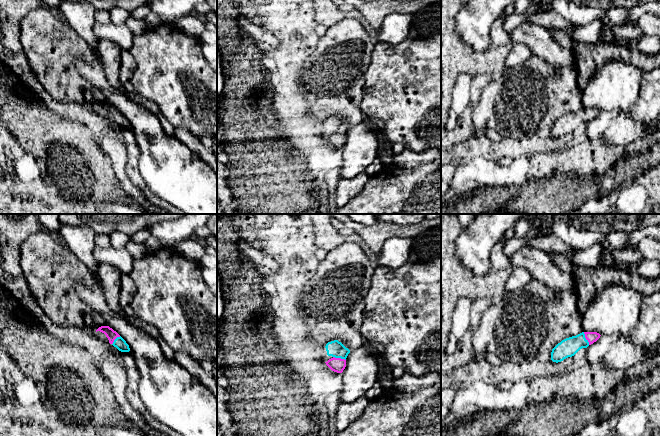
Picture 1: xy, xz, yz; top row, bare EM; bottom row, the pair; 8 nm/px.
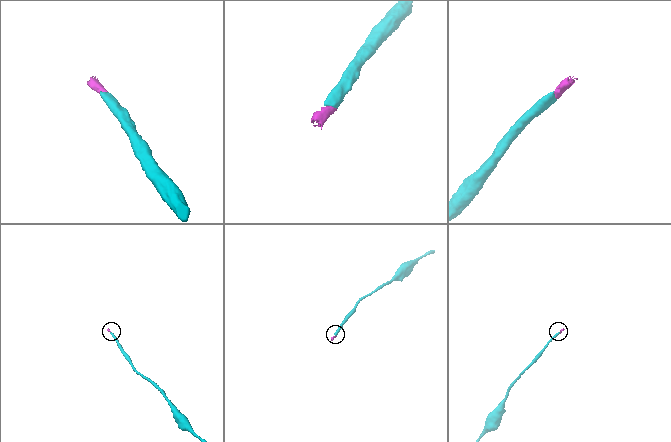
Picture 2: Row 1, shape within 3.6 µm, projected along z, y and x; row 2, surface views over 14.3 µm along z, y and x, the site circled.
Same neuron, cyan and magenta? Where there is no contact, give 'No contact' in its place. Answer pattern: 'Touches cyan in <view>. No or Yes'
Touches cyan in yz. Yes

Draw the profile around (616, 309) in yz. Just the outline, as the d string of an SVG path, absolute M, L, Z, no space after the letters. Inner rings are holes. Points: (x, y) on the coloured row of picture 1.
M621 284L600 287L583 314L583 332L629 337L639 322L643 297Z

